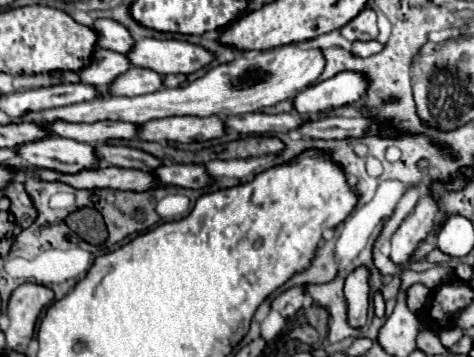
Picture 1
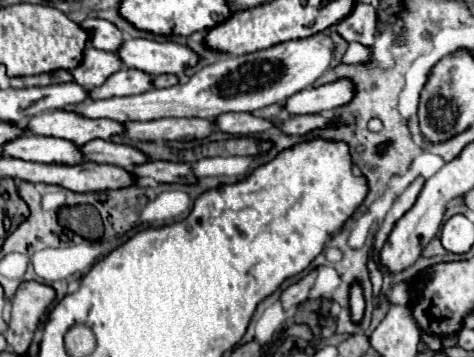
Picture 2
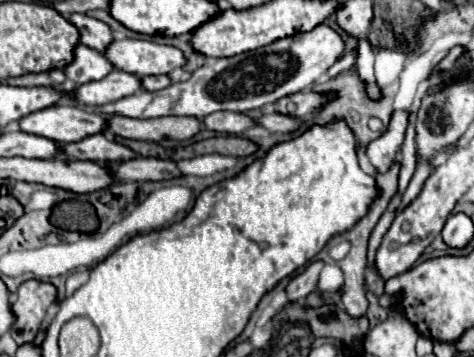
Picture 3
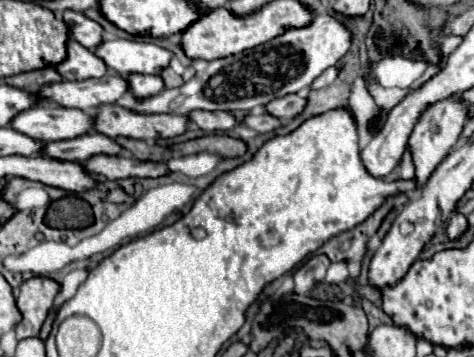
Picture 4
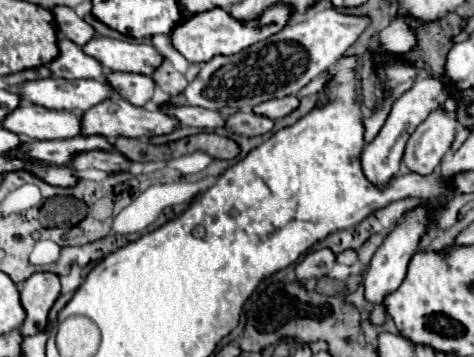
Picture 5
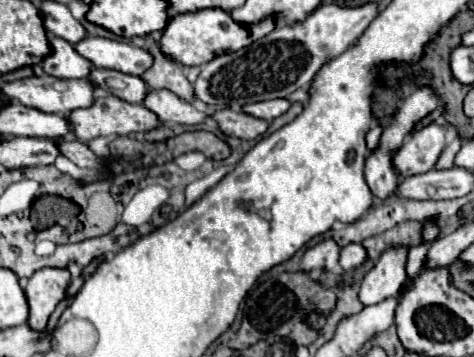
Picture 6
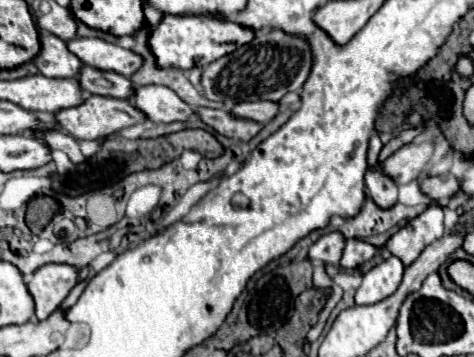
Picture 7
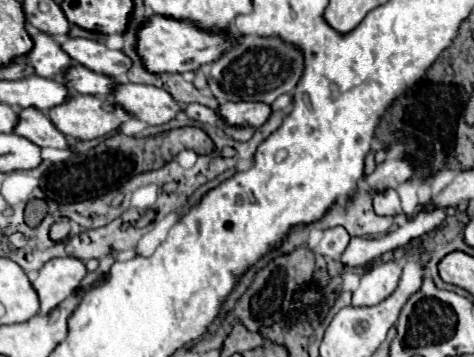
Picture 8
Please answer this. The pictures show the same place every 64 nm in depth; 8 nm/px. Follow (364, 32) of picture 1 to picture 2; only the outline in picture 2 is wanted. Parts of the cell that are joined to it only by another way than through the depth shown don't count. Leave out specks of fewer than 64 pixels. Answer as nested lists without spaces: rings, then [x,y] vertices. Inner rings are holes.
[[[356,2],[352,16],[346,16],[336,24],[338,34],[348,42],[360,42],[362,46],[372,46],[376,38],[376,10],[372,4]]]

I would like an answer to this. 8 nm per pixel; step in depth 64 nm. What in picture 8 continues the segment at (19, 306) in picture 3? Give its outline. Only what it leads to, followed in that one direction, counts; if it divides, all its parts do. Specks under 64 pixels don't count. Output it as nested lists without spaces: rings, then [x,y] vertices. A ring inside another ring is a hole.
[[[74,256],[52,258],[46,262],[32,282],[40,296],[40,314],[48,314],[62,300],[66,300],[78,288],[86,272],[84,262]]]

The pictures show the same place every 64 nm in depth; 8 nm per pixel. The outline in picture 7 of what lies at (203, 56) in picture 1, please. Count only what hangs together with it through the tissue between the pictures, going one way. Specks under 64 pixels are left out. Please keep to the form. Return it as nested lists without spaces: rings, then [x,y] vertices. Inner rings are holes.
[[[76,38],[68,40],[68,50],[80,58],[82,64],[96,70],[110,70],[122,76],[134,74],[142,66],[142,58],[132,50],[110,44],[102,38]]]

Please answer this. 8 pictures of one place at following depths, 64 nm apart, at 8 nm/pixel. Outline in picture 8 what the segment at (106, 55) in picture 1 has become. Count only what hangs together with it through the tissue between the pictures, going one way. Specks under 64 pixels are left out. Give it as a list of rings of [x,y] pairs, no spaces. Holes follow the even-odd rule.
[[[26,26],[28,34],[32,36],[32,52],[28,52],[28,56],[24,56],[28,60],[28,64],[32,64],[34,72],[38,76],[48,76],[48,78],[60,78],[64,74],[64,70],[68,66],[72,66],[70,56],[44,32]]]

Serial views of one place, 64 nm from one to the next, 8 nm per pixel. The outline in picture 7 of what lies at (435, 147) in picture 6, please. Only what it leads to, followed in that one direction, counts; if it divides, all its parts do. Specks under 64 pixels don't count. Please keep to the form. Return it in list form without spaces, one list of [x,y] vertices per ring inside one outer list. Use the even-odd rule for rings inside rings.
[[[434,138],[426,140],[418,146],[406,144],[382,162],[382,172],[384,172],[384,176],[392,178],[398,186],[408,184],[410,180],[414,180],[420,174],[424,164],[430,160],[432,152],[434,152]]]

